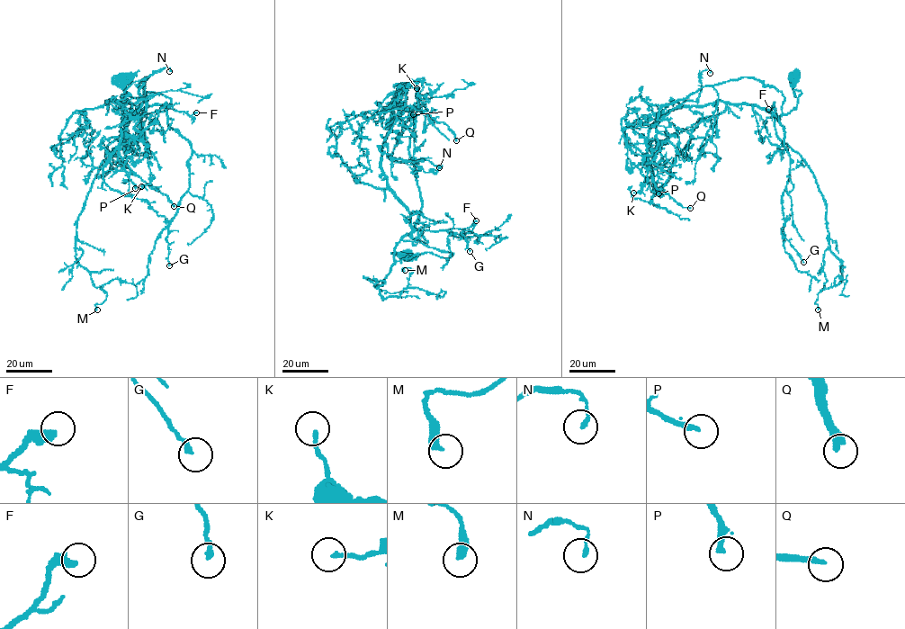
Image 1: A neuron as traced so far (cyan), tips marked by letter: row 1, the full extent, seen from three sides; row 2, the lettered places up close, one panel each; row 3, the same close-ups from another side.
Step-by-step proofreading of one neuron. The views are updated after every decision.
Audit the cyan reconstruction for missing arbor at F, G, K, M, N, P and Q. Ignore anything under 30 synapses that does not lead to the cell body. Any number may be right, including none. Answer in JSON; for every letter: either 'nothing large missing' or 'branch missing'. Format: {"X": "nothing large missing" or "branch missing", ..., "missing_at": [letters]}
{"F": "branch missing", "G": "nothing large missing", "K": "nothing large missing", "M": "nothing large missing", "N": "nothing large missing", "P": "nothing large missing", "Q": "branch missing", "missing_at": ["F", "Q"]}

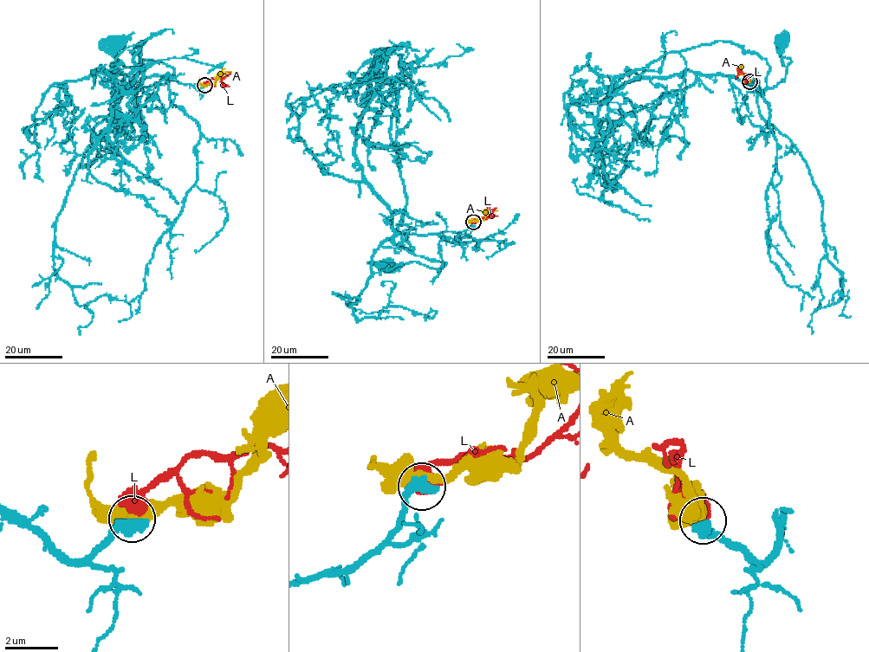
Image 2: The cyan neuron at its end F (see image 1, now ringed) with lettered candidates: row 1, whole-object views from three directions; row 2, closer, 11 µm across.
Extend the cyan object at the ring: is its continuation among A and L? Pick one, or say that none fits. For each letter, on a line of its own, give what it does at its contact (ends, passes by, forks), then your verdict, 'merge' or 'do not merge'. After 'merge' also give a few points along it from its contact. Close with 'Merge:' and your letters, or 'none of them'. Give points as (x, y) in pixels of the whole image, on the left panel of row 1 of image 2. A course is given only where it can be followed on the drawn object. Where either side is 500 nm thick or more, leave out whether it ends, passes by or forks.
A: do not merge
L: merge; course (204, 85), (210, 79), (225, 75), (220, 80)
Merge: L

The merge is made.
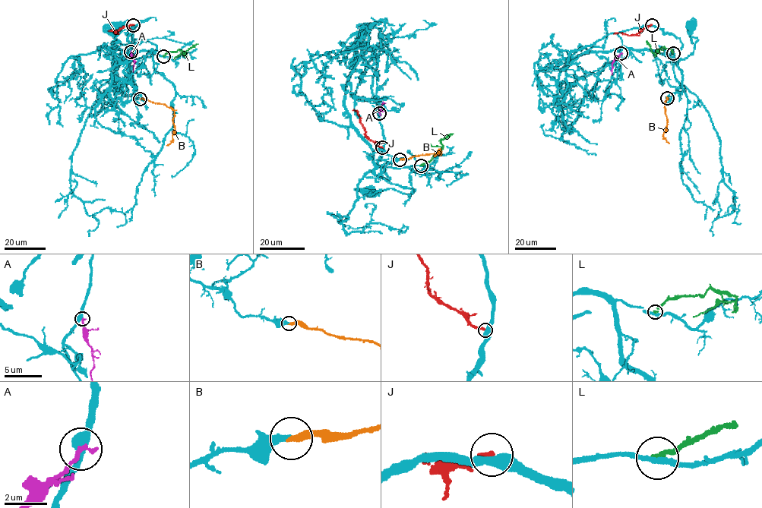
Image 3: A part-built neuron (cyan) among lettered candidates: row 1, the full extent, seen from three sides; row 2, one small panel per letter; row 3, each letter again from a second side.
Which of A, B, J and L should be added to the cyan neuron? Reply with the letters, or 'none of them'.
B

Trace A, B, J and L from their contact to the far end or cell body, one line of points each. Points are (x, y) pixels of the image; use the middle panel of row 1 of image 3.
A: (379, 113), (384, 102)
B: (399, 159), (437, 152), (438, 155), (441, 153), (439, 149), (434, 156)
J: (382, 147), (365, 136), (359, 115), (353, 110)
L: (421, 165), (428, 162), (443, 148), (441, 139), (453, 134)

